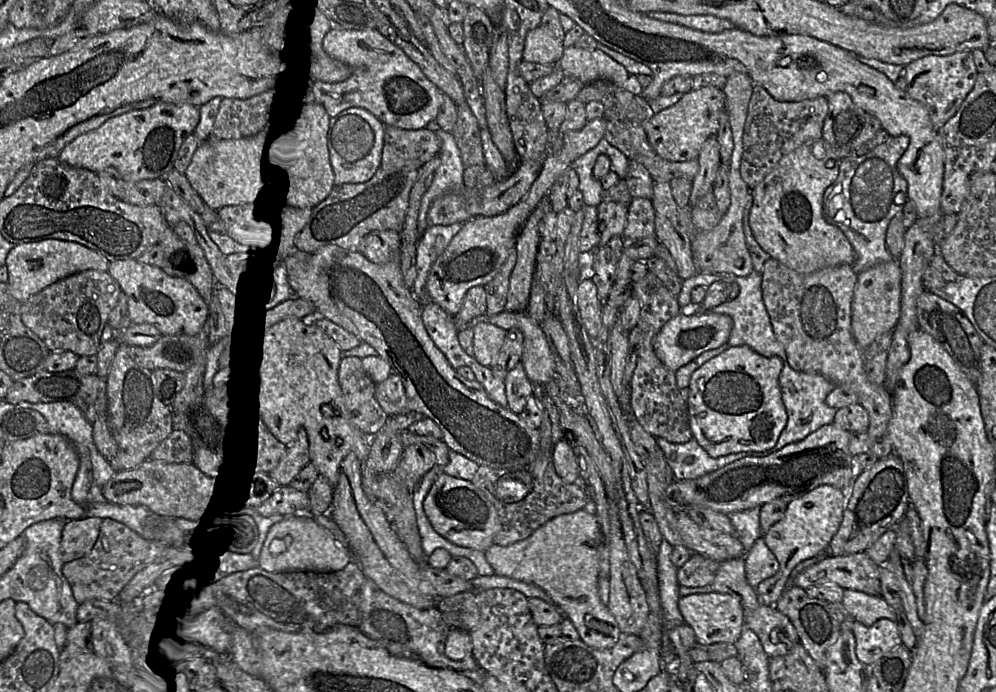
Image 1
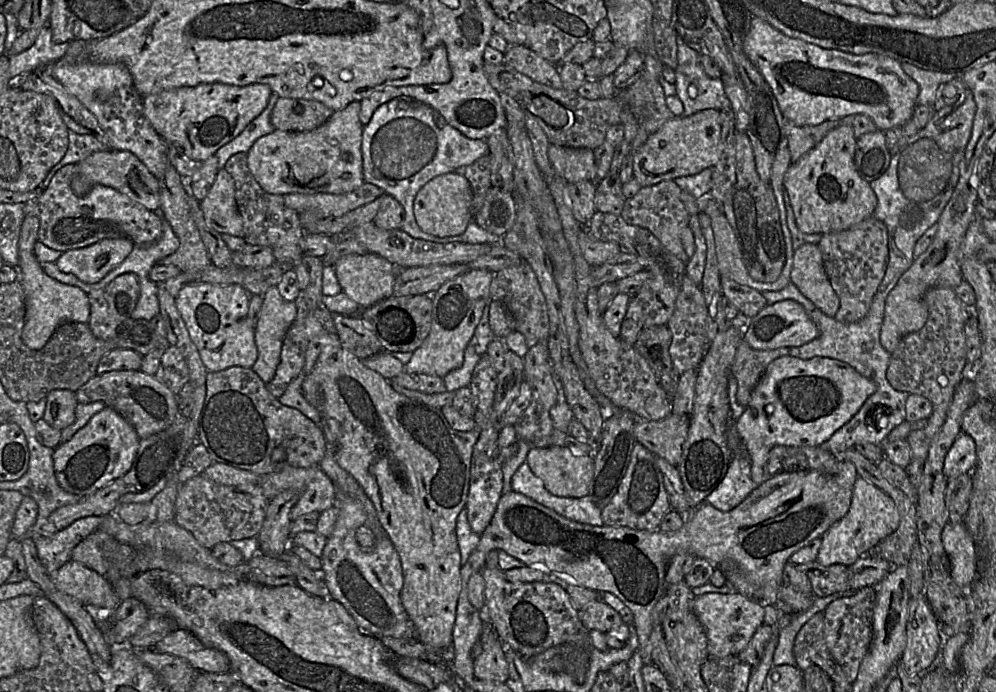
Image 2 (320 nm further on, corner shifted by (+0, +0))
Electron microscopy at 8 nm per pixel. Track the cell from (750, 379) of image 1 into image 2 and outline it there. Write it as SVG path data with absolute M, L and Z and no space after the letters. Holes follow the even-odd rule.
M782 356L772 361L751 393L745 411L735 421L751 464L751 477L756 485L775 474L766 470L767 455L775 446L819 446L846 424L877 389L876 384L849 364L829 357L801 359Z

